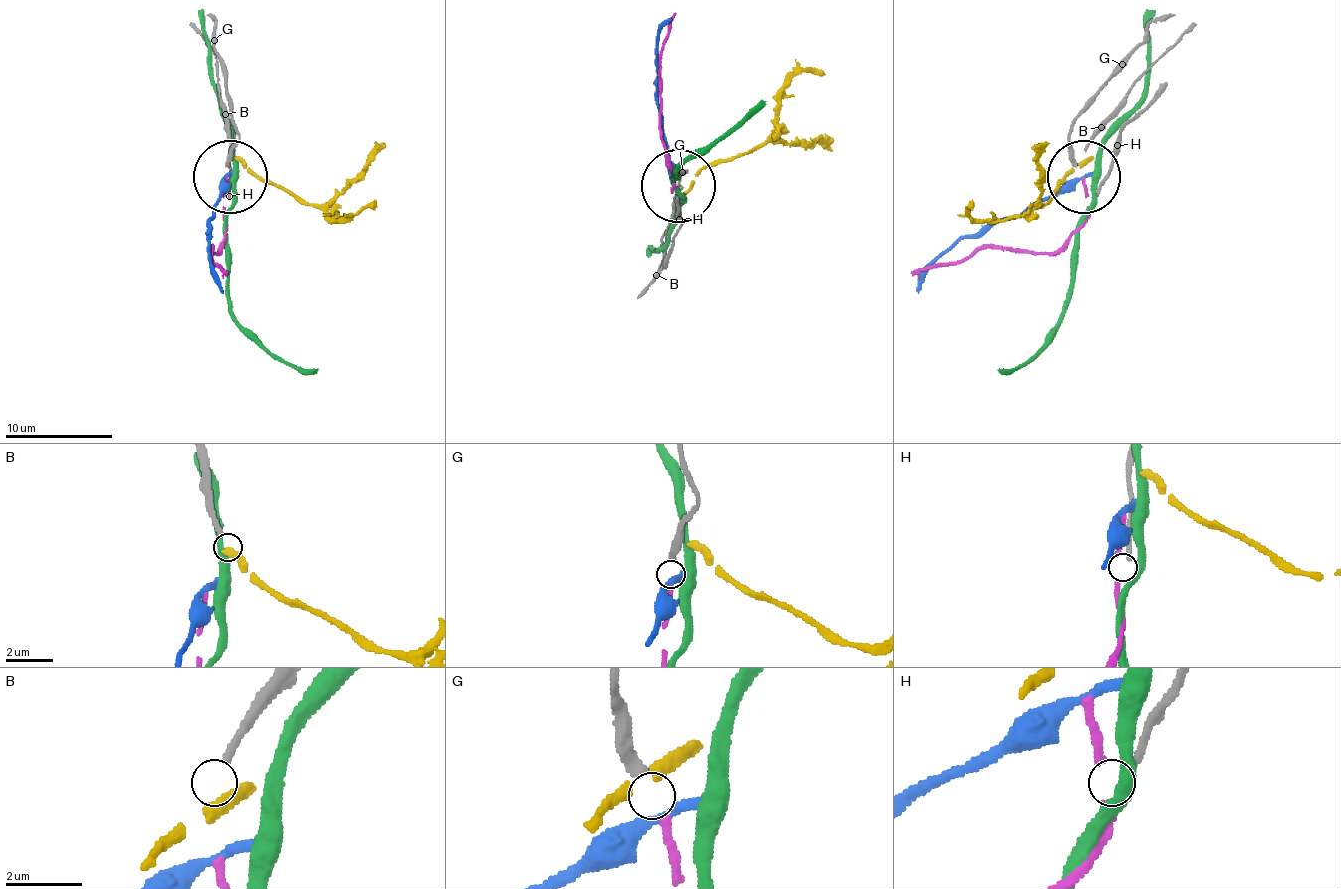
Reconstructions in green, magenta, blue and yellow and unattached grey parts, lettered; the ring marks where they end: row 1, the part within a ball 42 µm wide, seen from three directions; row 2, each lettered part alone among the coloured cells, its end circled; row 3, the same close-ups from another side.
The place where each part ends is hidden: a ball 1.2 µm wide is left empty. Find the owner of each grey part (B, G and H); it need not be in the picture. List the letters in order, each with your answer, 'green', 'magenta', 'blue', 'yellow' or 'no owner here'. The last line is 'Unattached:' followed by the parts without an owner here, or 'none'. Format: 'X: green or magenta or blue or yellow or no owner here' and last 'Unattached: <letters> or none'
B: no owner here
G: magenta
H: no owner here
Unattached: B, H

